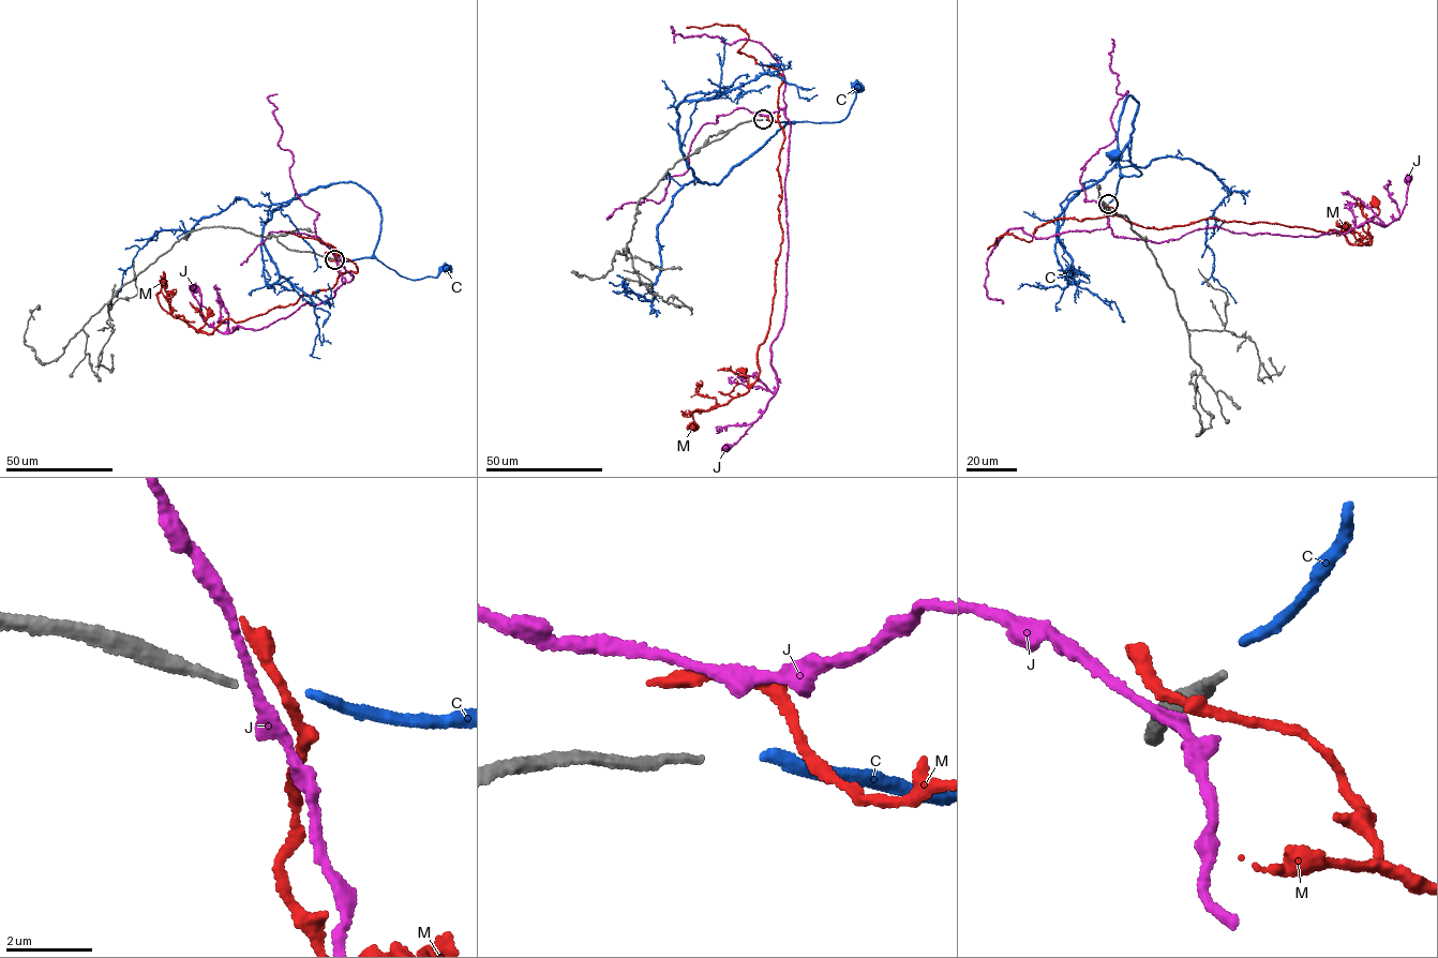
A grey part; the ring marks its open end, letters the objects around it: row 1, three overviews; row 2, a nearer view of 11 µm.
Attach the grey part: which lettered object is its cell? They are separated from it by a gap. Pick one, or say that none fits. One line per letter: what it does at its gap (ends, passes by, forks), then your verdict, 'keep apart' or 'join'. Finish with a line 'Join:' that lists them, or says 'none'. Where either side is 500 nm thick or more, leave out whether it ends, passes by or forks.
C: it ends there; join
J: it passes by; keep apart
M: it ends there; keep apart
Join: C

